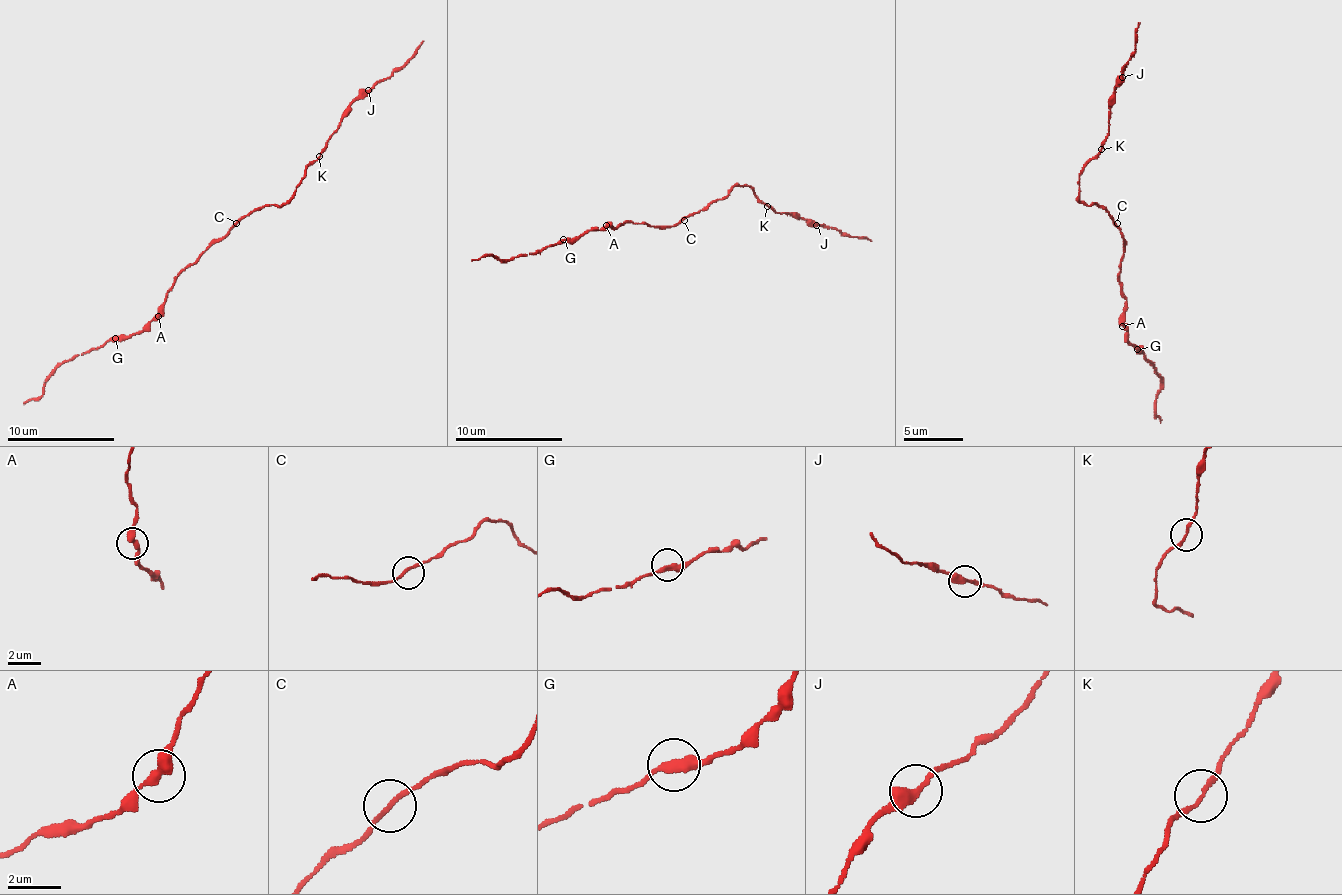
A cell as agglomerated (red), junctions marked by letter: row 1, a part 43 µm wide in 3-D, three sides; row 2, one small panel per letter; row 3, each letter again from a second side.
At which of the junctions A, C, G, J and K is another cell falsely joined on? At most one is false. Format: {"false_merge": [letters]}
{"false_merge": ["J"]}

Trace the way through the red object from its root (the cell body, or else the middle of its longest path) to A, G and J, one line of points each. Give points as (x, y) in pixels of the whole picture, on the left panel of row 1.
A: (234, 225), (177, 276), (166, 295), (164, 311), (158, 316)
G: (234, 225), (177, 276), (166, 295), (164, 308), (150, 322), (126, 338), (115, 338)
J: (234, 225), (263, 206), (282, 206), (293, 196), (303, 171), (319, 155), (346, 110), (368, 91)

